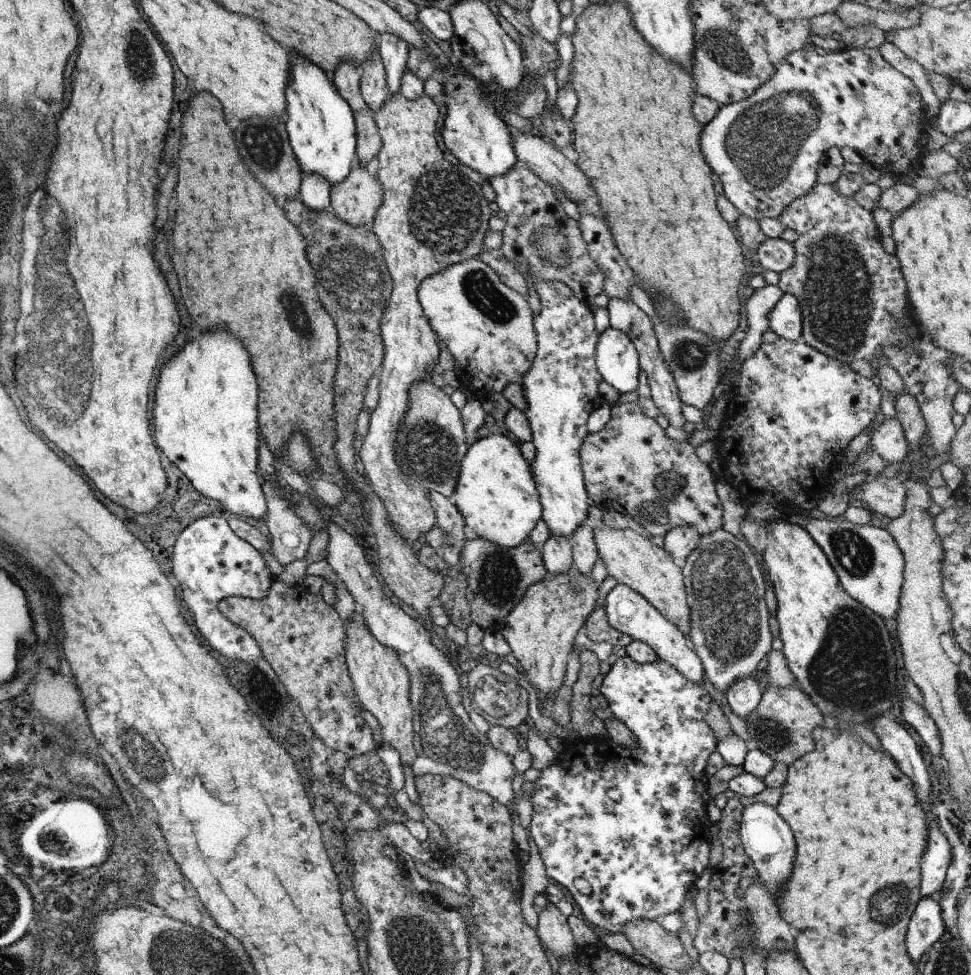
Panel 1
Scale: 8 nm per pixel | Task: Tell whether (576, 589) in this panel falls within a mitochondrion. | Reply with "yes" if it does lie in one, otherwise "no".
yes

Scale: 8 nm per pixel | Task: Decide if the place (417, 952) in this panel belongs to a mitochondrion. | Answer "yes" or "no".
yes

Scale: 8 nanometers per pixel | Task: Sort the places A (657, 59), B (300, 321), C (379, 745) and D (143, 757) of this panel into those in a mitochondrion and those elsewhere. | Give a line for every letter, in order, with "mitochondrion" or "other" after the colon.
A: other
B: mitochondrion
C: other
D: mitochondrion

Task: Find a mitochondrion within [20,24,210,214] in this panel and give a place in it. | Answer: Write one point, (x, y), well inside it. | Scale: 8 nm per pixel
(139, 60)

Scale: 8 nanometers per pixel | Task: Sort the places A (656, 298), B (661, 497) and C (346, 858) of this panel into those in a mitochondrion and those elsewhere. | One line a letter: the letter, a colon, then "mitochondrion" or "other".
A: other
B: mitochondrion
C: other

